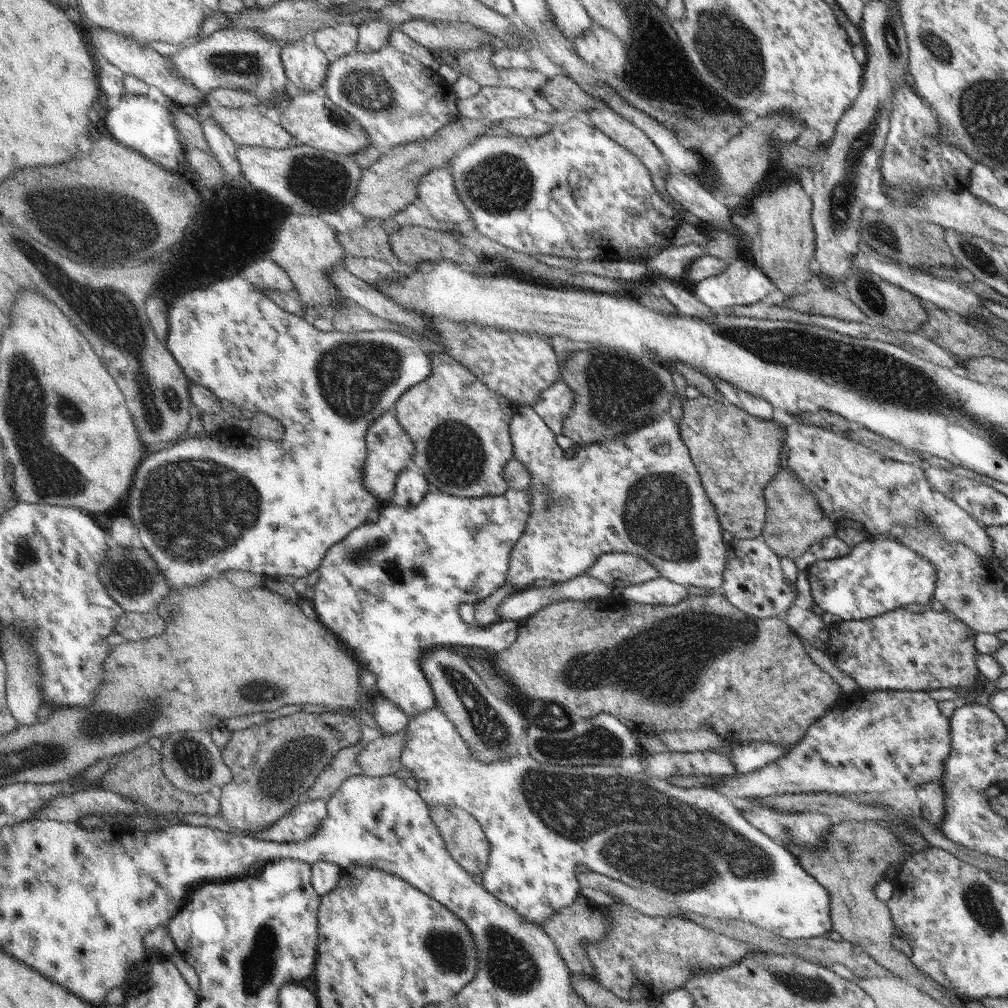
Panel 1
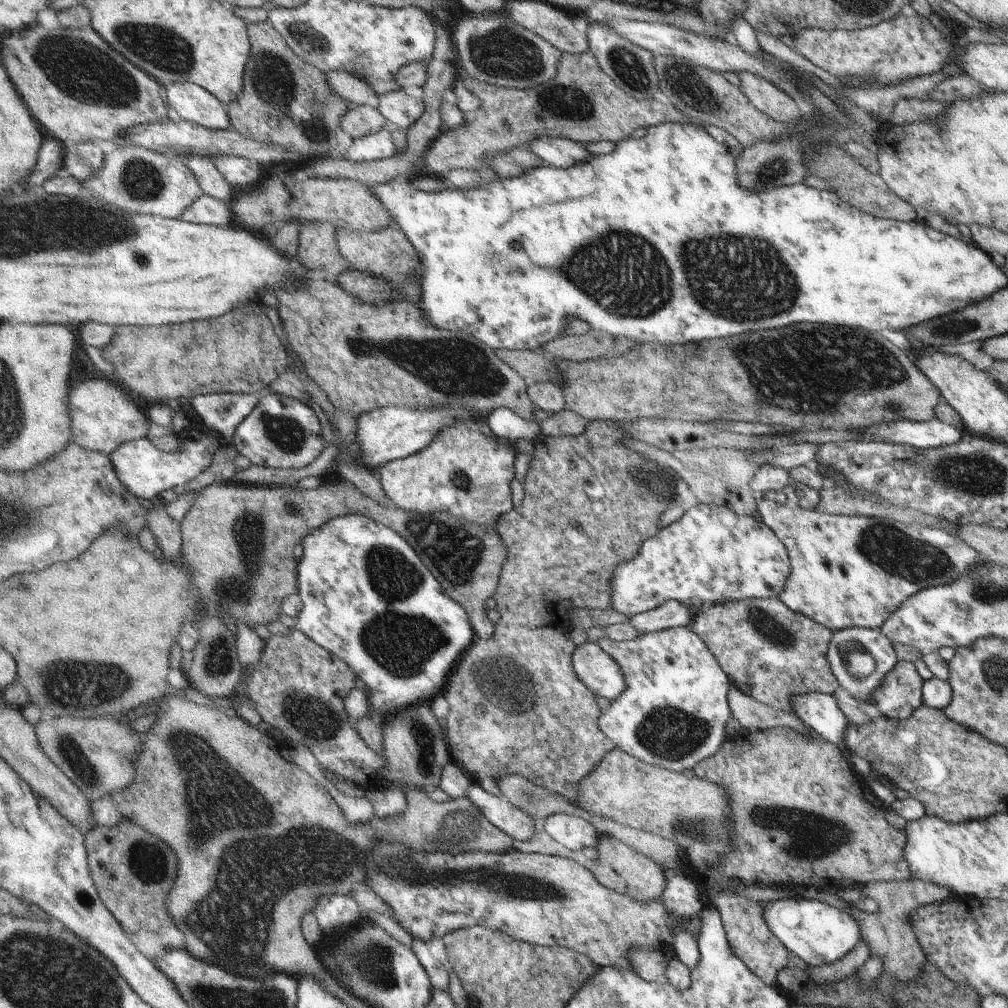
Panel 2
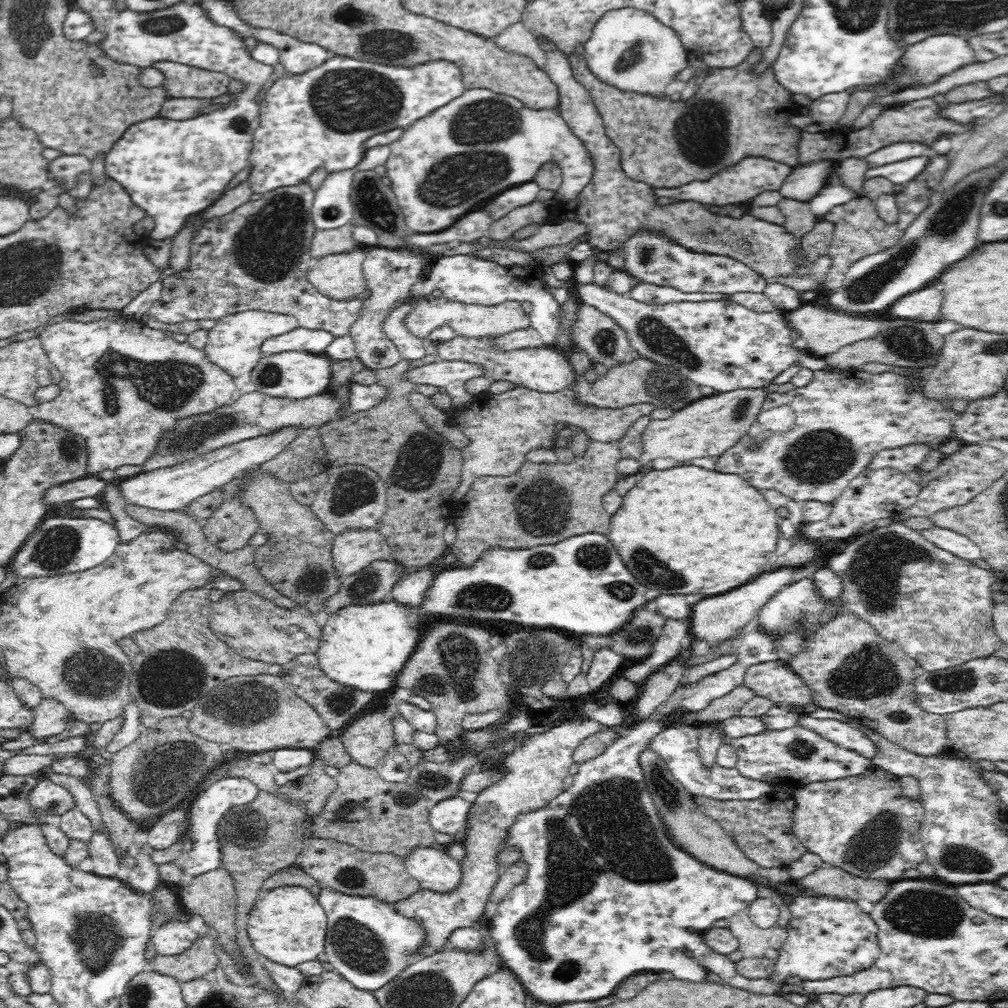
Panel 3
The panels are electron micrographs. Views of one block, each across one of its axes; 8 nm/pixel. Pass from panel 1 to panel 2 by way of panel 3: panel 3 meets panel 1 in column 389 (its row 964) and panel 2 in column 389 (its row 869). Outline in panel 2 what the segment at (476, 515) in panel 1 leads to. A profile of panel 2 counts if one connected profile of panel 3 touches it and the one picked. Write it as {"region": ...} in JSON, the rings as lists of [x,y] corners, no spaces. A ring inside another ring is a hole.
{"region":[[[349,514],[349,516],[340,516],[334,518],[323,526],[313,530],[309,536],[301,542],[303,554],[299,561],[297,582],[299,590],[297,594],[301,598],[302,609],[295,616],[288,616],[285,613],[280,615],[279,620],[288,628],[293,628],[303,632],[307,638],[311,638],[313,643],[320,644],[323,648],[330,650],[334,655],[341,657],[349,664],[351,672],[357,676],[365,685],[364,695],[367,702],[367,716],[376,719],[380,723],[389,720],[389,716],[395,716],[401,708],[413,708],[415,702],[433,696],[441,684],[445,682],[445,676],[451,668],[451,664],[459,658],[463,650],[467,650],[467,644],[471,642],[471,628],[469,628],[469,618],[467,618],[467,609],[459,602],[455,601],[444,592],[443,586],[431,573],[432,569],[426,566],[417,556],[416,551],[399,533],[393,532],[388,526],[377,521],[359,516],[359,514]]]}

